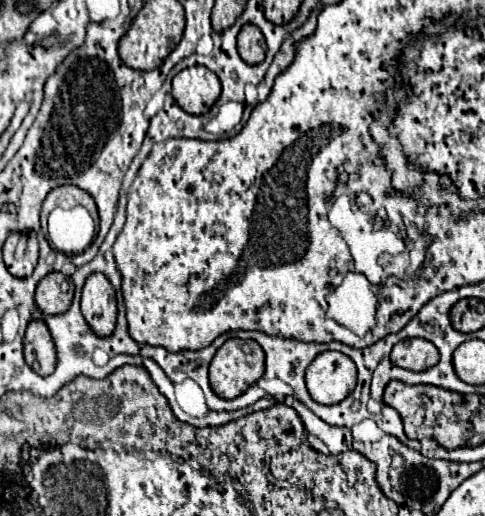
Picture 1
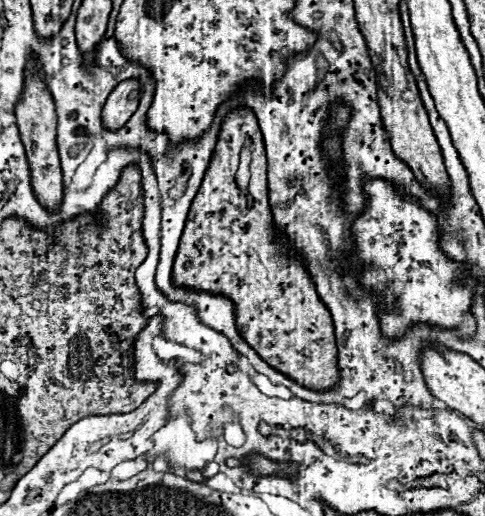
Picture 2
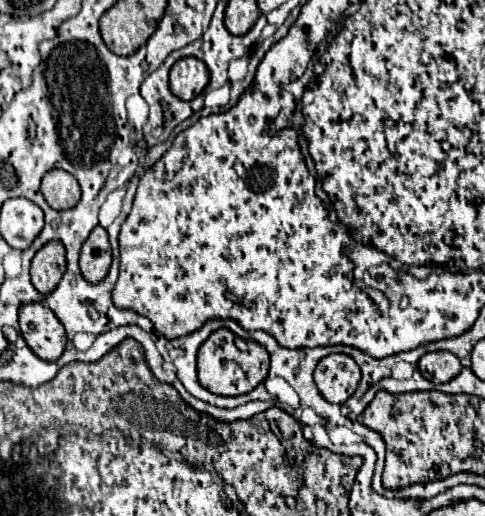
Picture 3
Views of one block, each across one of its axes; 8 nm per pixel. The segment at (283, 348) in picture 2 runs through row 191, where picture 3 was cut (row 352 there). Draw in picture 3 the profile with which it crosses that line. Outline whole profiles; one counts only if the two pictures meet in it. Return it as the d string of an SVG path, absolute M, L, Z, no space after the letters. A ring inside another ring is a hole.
M220 328L212 332L212 336L200 346L198 352L198 380L200 384L210 390L212 394L222 394L222 396L240 396L250 390L254 390L264 378L268 376L270 368L270 356L264 346L258 342L250 342L248 352L240 352L234 346L234 334L226 328Z

